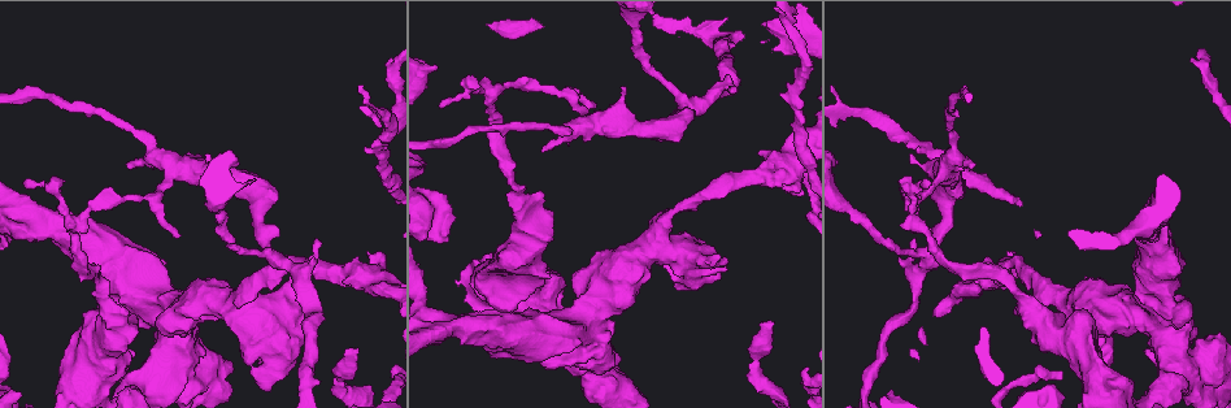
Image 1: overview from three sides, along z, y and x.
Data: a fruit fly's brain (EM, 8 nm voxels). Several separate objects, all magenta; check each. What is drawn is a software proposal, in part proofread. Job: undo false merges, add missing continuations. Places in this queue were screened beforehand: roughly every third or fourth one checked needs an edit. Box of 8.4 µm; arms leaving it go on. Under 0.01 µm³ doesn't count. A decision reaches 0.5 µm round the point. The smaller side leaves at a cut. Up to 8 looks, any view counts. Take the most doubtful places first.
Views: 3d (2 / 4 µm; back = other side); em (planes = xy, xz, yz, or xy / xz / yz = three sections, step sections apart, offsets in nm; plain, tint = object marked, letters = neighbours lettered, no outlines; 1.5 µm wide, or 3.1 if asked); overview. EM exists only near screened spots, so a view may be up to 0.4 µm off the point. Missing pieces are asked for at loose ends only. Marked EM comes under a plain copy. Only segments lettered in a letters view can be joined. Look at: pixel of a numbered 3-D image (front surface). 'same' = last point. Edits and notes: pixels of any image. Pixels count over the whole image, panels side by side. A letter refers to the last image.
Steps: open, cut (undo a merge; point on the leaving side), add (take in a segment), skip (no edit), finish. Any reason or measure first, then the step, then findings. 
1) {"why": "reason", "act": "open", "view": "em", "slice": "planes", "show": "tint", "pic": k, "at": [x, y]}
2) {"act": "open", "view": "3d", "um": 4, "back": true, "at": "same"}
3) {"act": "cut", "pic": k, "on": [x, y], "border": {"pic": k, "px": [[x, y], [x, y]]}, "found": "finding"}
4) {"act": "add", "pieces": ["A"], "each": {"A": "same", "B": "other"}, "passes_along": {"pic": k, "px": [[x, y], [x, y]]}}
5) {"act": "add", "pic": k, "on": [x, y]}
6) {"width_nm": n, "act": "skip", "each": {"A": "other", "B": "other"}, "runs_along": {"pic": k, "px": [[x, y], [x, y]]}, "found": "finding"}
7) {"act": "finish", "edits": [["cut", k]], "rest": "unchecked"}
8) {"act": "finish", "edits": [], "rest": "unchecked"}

{"why": "free end", "act": "open", "view": "3d", "um": 4, "pic": 1, "at": [774, 323]}

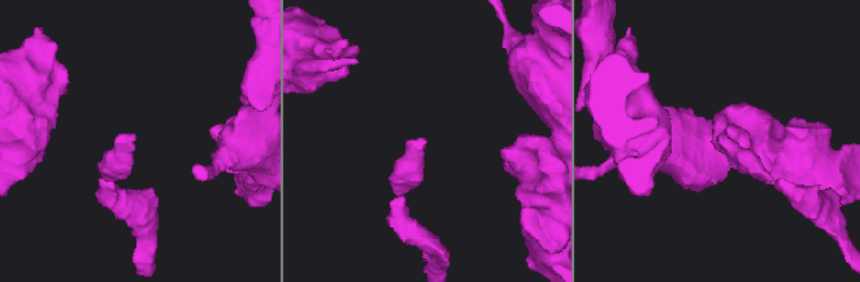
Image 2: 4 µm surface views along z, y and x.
{"act": "open", "view": "em", "slice": "planes", "show": "letters", "pic": 2, "at": [132, 137]}

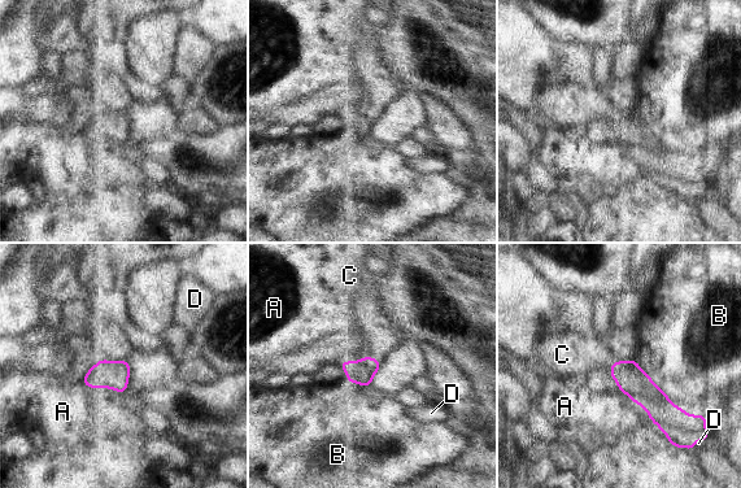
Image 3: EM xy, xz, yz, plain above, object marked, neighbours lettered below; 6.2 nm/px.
{"width_nm": 150, "act": "add", "pieces": ["C"], "each": {"A": "other", "B": "other", "C": "same", "D": "other"}, "passes_along": {"pic": 3, "px": [[362, 371], [371, 357], [376, 330]]}, "found": "the neuron continues"}

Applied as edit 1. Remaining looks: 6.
{"why": "side arm on a straight run", "act": "open", "view": "em", "slice": "xy", "step": 4, "show": "tint", "pic": 1, "at": [767, 173]}

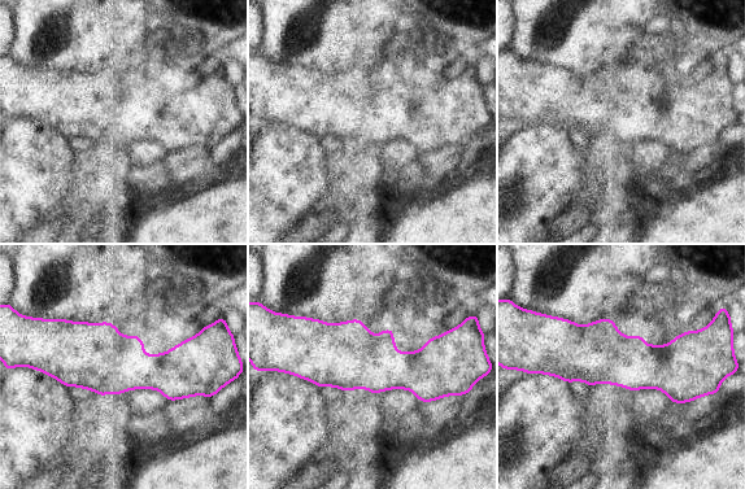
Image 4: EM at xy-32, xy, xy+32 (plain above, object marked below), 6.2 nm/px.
{"act": "open", "view": "em", "slice": "planes", "show": "letters", "at": "same"}

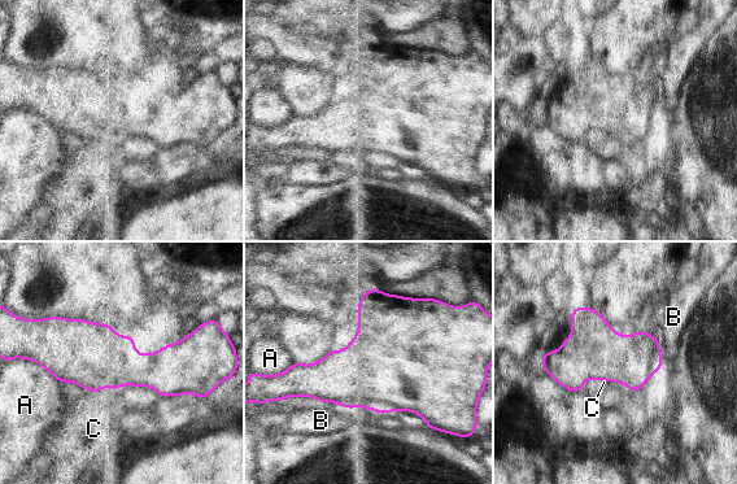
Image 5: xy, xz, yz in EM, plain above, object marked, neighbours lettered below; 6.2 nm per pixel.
{"longest_contact_nm": ["A", 220], "act": "skip", "each": {"A": "other", "B": "other", "C": "other"}, "border": {"pic": 5, "px": [[114, 389], [105, 386], [90, 392]]}, "found": "all the same neuron"}

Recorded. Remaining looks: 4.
{"act": "finish", "edits": [["add", 3]], "rest": "unchecked"}

